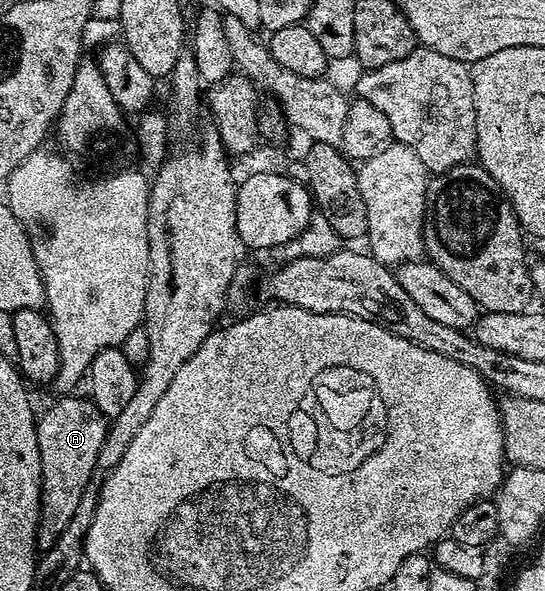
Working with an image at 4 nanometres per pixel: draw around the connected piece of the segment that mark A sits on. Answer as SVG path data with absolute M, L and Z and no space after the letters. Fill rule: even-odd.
M57 397L57 402L44 415L39 415L36 424L36 443L42 464L40 519L36 533L36 548L40 552L49 550L54 540L66 532L70 520L74 520L74 508L82 504L82 496L93 485L92 474L97 473L98 452L102 452L110 425L91 397L74 397Z

